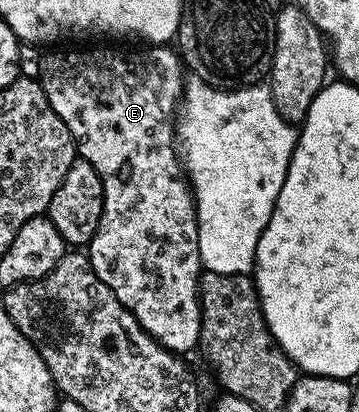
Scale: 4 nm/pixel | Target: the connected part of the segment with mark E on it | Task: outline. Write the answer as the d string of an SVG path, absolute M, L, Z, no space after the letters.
M106 43L106 44L103 44L103 45L106 45L106 46L104 46L104 47L103 47L103 49L58 49L58 48L55 48L55 49L54 49L54 50L53 50L53 51L50 51L50 52L54 52L54 51L55 51L55 53L50 53L50 54L48 54L48 55L47 55L47 57L45 57L45 56L43 56L43 57L42 57L42 58L41 58L41 69L40 69L40 71L39 71L39 75L38 75L38 78L37 78L37 80L39 80L39 81L41 81L41 83L42 83L42 86L43 86L43 87L44 87L44 95L48 95L48 103L52 103L52 111L56 111L56 115L60 115L60 119L64 119L64 123L65 123L65 124L66 124L66 126L67 126L67 127L68 127L68 131L69 131L69 132L70 132L70 138L71 138L71 139L73 139L73 140L74 140L74 147L75 147L75 150L76 150L76 153L77 153L77 156L78 156L78 157L79 157L79 158L81 158L81 160L84 160L84 161L87 161L87 162L88 162L88 163L92 163L92 167L96 167L96 171L97 171L97 172L98 172L98 174L99 174L99 175L100 175L100 183L101 183L101 184L102 184L102 186L103 186L103 187L104 187L104 211L103 211L103 212L102 212L102 214L101 214L101 215L100 215L100 223L99 223L99 224L98 224L98 226L97 226L97 227L96 227L96 235L95 235L95 236L94 236L94 238L92 238L92 240L91 240L91 241L90 241L90 243L89 243L89 246L88 246L88 256L89 256L89 259L90 259L90 262L91 262L91 263L92 263L92 267L93 267L93 268L94 268L94 270L95 270L95 271L96 271L96 275L97 275L97 276L98 276L98 277L99 277L99 279L100 279L100 280L102 280L102 282L104 282L104 283L105 283L105 284L106 284L106 285L107 285L107 286L108 286L108 287L109 287L109 289L110 289L110 290L111 290L111 291L112 291L112 292L113 292L113 293L114 293L114 294L115 294L115 295L116 295L116 299L120 299L120 303L121 303L121 304L122 304L122 306L124 306L124 308L126 308L126 309L127 309L127 311L129 311L129 313L131 313L131 314L132 314L132 316L133 316L133 317L134 317L134 318L136 318L136 319L137 319L137 320L138 320L138 322L139 322L139 323L140 323L140 327L141 327L141 328L142 328L142 329L143 329L143 331L145 331L145 332L146 332L146 333L147 333L147 335L149 335L149 337L152 337L152 338L154 338L154 340L155 340L155 341L157 341L157 342L158 342L158 344L159 344L159 345L162 345L162 346L163 346L163 347L164 347L164 348L166 348L166 349L167 349L167 350L168 350L168 352L170 352L170 353L176 353L176 354L179 354L179 355L187 355L187 354L186 354L186 353L190 353L190 352L192 352L192 351L193 351L193 349L195 349L195 350L197 350L197 349L198 349L198 348L199 348L199 345L200 345L200 327L201 327L201 326L202 326L202 308L201 308L201 307L200 307L200 303L199 303L199 302L198 302L198 278L199 278L199 277L201 277L201 276L202 276L202 274L203 274L203 272L204 272L204 270L203 270L203 268L202 268L202 260L201 260L201 259L200 259L200 251L199 251L199 250L198 250L198 216L197 216L197 215L196 215L196 207L195 207L195 206L194 206L194 194L193 194L193 192L192 192L192 190L191 190L191 188L190 188L190 186L189 186L189 184L188 184L188 178L187 178L187 176L186 176L186 174L185 174L185 172L184 172L184 170L183 170L183 168L182 168L182 162L181 162L181 160L180 160L180 153L179 153L179 150L178 150L178 149L177 149L177 148L176 148L176 114L177 114L177 112L178 112L178 110L179 110L179 108L180 108L180 102L181 102L181 99L182 99L182 91L183 91L183 88L184 88L184 62L183 62L183 60L182 60L182 58L181 58L181 56L179 56L179 54L178 54L178 53L177 53L177 52L175 52L175 50L174 50L174 49L173 49L173 48L171 48L171 46L170 46L170 45L169 45L169 44L165 44L165 45L151 45L151 44L149 44L149 43L146 43L146 44L143 44L143 45L142 45L142 46L141 46L141 47L142 47L142 48L143 48L143 49L113 49L113 47L112 47L112 46L110 46L110 45L113 45L113 44L110 44L110 43Z

